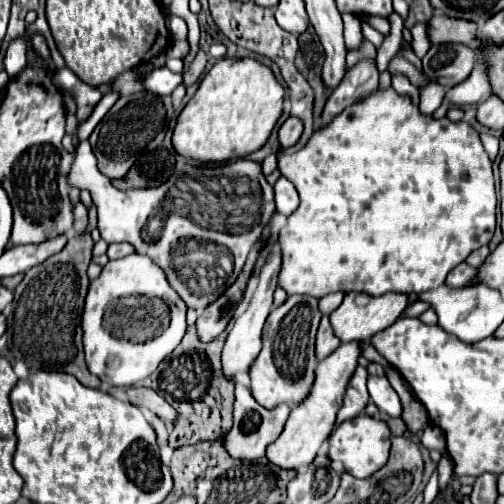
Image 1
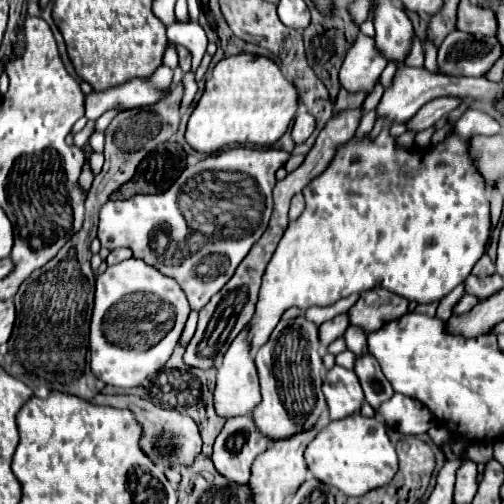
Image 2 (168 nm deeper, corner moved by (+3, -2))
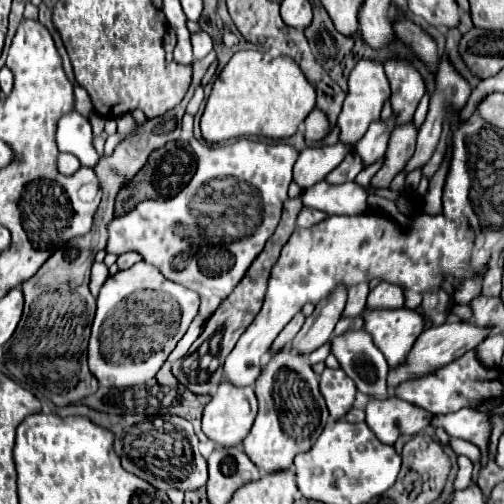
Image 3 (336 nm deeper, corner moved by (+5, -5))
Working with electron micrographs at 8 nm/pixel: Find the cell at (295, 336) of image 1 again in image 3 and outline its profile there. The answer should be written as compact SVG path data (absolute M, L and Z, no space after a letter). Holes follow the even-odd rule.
M284 347L276 353L254 385L260 411L244 439L244 453L262 469L262 473L286 471L292 467L294 455L308 451L328 421L326 403L318 391L318 379L304 355Z

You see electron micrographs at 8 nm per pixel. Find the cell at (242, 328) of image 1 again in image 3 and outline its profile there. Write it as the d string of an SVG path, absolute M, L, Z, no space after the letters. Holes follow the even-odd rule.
M222 379L216 395L204 409L202 431L210 441L214 441L216 447L236 447L248 435L248 431L256 419L256 413L258 413L258 401L256 401L254 389L252 387L234 387L232 383Z

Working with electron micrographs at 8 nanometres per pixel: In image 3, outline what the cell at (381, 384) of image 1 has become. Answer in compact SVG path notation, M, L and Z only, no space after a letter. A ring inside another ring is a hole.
M364 329L346 331L330 339L330 351L344 373L356 383L358 391L374 399L386 399L388 363Z

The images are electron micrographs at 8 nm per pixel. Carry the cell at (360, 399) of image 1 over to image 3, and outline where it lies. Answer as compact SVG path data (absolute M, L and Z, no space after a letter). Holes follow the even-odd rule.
M324 369L320 377L320 393L326 399L332 419L342 419L356 397L354 381L342 369Z

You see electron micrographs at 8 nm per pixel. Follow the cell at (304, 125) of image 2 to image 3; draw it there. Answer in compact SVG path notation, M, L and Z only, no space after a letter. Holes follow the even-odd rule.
M314 109L314 111L306 117L304 125L306 125L306 135L304 135L304 137L306 137L306 143L308 143L308 145L312 145L314 141L324 139L324 137L330 133L330 123L328 123L328 119L326 119L326 113L320 111L320 109Z

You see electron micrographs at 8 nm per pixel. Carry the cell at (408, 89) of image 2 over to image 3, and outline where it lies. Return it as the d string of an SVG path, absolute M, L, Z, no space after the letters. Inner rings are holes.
M390 117L388 123L384 121L376 121L370 125L370 129L366 131L366 135L358 141L356 149L362 157L364 167L368 167L370 163L376 163L384 157L384 151L388 147L388 139L390 139L390 131L394 129L394 117Z

